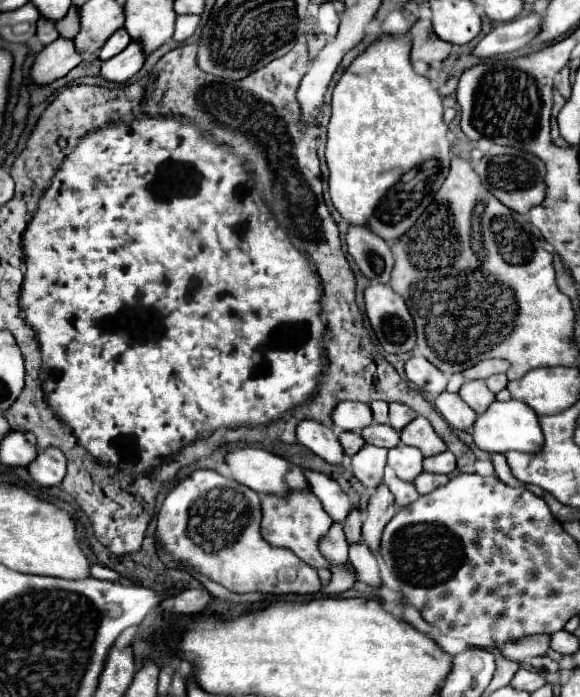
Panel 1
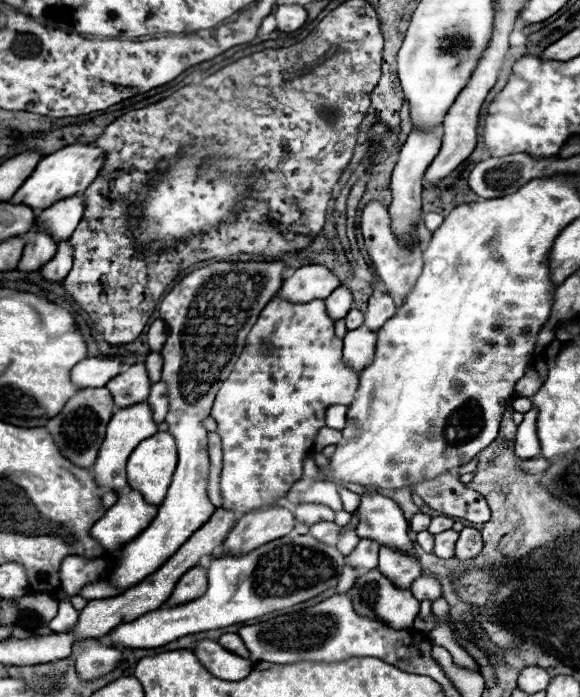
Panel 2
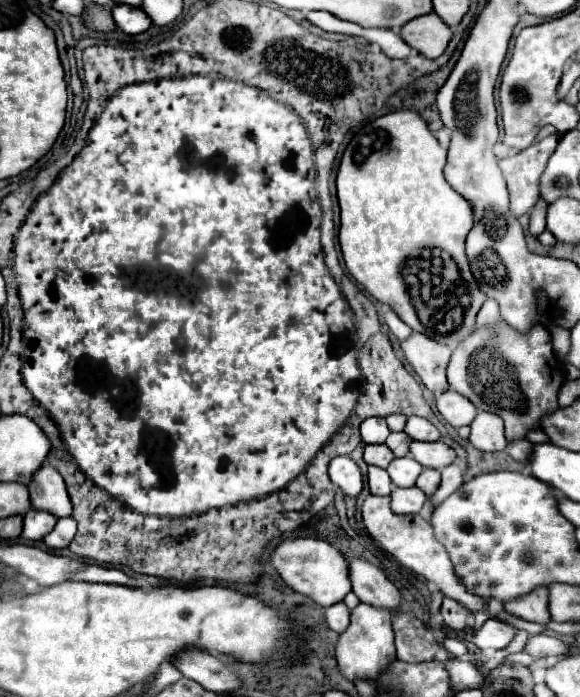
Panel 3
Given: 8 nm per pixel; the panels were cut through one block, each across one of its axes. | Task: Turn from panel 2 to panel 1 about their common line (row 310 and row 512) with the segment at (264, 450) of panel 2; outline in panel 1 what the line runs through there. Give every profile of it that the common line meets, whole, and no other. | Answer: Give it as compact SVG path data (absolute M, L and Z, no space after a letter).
M290 490L286 496L262 494L262 538L276 548L288 548L300 560L304 560L308 566L316 570L330 568L330 562L318 550L318 542L322 536L326 536L332 522L334 520L324 512L320 500L310 490Z

